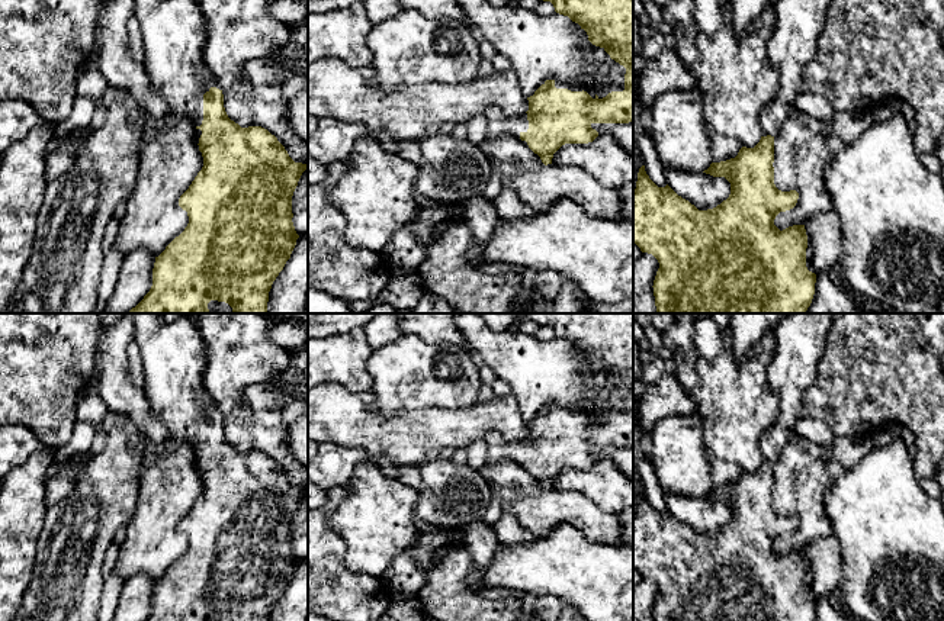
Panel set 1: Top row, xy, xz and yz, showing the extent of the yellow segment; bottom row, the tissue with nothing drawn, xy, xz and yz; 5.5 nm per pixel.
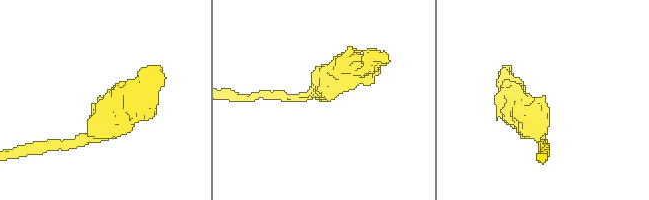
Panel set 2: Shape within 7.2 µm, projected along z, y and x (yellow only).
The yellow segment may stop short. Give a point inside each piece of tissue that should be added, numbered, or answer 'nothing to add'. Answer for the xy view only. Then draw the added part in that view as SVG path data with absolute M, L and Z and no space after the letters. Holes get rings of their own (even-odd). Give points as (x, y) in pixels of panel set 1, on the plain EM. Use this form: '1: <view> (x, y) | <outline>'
1: xy (173, 353) | M132 313L134 340L138 342L144 361L144 392L157 421L164 424L170 437L160 447L167 453L182 445L200 451L203 445L203 419L211 412L221 415L208 395L202 376L206 369L205 341L189 315L163 322L163 313Z

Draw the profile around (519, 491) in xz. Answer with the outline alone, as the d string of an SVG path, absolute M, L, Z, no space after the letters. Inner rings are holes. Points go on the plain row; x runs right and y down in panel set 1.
M501 460L497 464L485 463L478 472L497 490L502 514L514 515L534 535L546 535L558 524L566 522L578 528L590 540L622 546L619 514L600 509L587 496L572 490L545 490L529 470L511 460Z

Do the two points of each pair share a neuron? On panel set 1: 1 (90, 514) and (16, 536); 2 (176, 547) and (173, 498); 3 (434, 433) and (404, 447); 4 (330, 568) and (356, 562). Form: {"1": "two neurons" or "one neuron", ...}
{"1": "two neurons", "2": "one neuron", "3": "one neuron", "4": "two neurons"}

